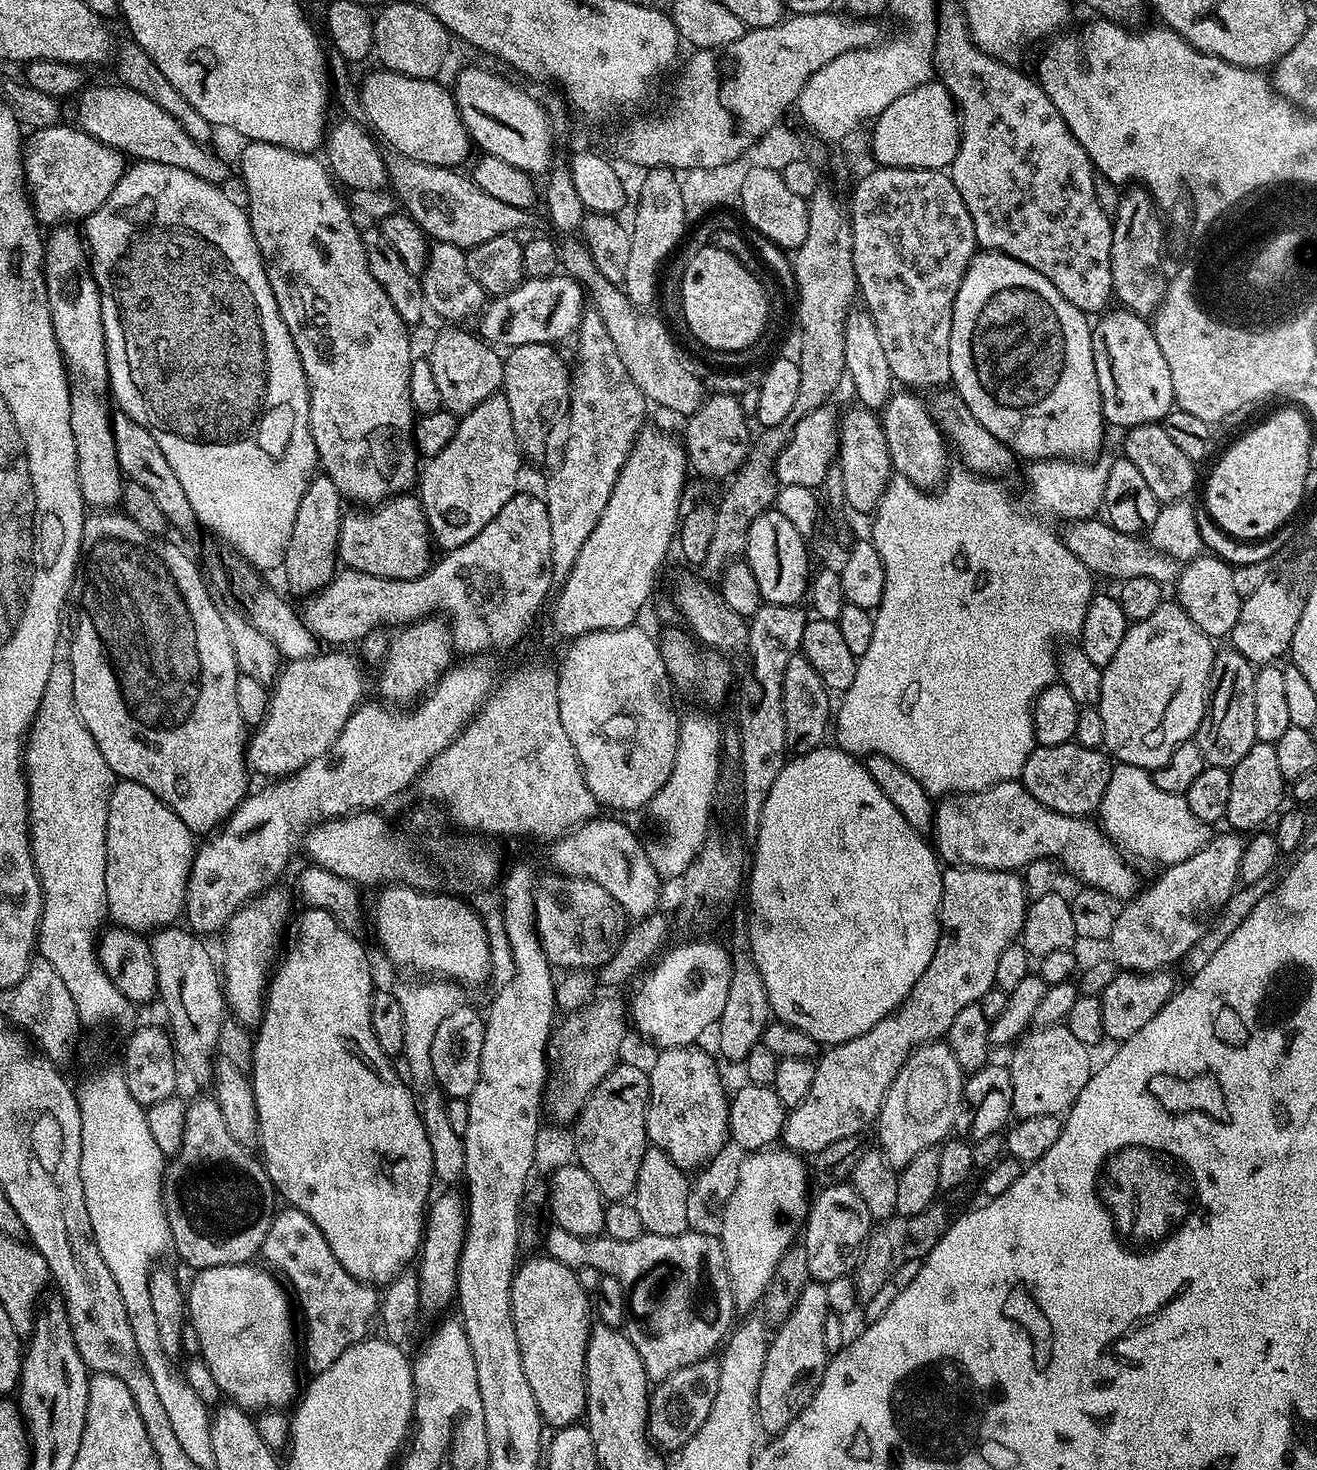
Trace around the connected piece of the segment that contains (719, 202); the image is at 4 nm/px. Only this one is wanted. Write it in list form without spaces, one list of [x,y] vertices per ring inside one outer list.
[[[784,124],[771,127],[739,156],[734,162],[722,166],[696,167],[675,169],[678,188],[682,195],[683,209],[686,210],[689,221],[695,222],[714,208],[739,207],[741,200],[740,188],[751,169],[774,169],[780,171],[787,163],[796,162],[805,157],[801,140]]]

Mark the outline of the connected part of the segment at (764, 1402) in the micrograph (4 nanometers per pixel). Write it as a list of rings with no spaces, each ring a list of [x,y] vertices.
[[[810,1282],[802,1290],[794,1310],[790,1310],[790,1314],[778,1325],[771,1337],[756,1395],[756,1418],[759,1427],[763,1431],[765,1428],[768,1434],[784,1432],[786,1426],[790,1426],[796,1415],[812,1401],[812,1396],[820,1385],[830,1359],[824,1337],[829,1311],[825,1285]]]

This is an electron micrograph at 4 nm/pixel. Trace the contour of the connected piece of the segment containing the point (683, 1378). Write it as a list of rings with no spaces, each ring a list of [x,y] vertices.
[[[719,1359],[699,1360],[690,1366],[682,1366],[682,1370],[674,1370],[674,1374],[651,1389],[648,1397],[648,1435],[661,1449],[683,1448],[698,1426],[706,1422],[706,1414],[710,1414],[710,1406],[714,1406],[714,1394],[718,1394],[719,1373]]]

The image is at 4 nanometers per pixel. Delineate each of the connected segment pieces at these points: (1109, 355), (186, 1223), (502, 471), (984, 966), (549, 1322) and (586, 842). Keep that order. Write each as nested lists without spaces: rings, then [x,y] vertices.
[[[1127,310],[1112,311],[1105,311],[1092,329],[1094,370],[1098,374],[1104,419],[1109,425],[1117,424],[1120,430],[1163,421],[1165,414],[1174,407],[1174,382],[1170,382],[1170,366],[1166,366],[1166,358],[1162,358],[1158,338],[1154,338],[1151,323],[1145,317]]]
[[[208,1098],[208,1100],[196,1100],[188,1104],[186,1126],[184,1127],[184,1134],[182,1136],[182,1146],[178,1154],[171,1157],[170,1163],[167,1165],[164,1173],[164,1213],[168,1219],[170,1234],[172,1235],[171,1247],[174,1249],[174,1252],[176,1248],[177,1254],[192,1267],[192,1270],[213,1268],[214,1266],[247,1264],[255,1261],[257,1259],[255,1256],[259,1257],[261,1255],[264,1247],[264,1239],[266,1238],[266,1230],[270,1230],[273,1215],[278,1208],[278,1205],[276,1205],[278,1196],[272,1187],[272,1179],[269,1178],[263,1163],[261,1163],[257,1157],[255,1160],[248,1151],[249,1149],[245,1147],[245,1145],[234,1142],[230,1130],[226,1130],[226,1121],[222,1119],[222,1110],[217,1106],[215,1099]]]
[[[504,393],[484,399],[459,421],[454,437],[438,455],[423,463],[418,474],[420,502],[427,514],[433,541],[443,551],[457,549],[474,538],[519,487],[522,450],[514,430],[509,400]]]
[[[948,866],[943,869],[942,898],[940,899],[940,937],[934,950],[934,958],[930,958],[930,966],[914,982],[910,994],[896,1011],[891,1012],[882,1022],[870,1026],[866,1034],[841,1044],[831,1045],[815,1061],[814,1083],[806,1098],[796,1108],[787,1113],[784,1122],[783,1147],[797,1153],[815,1154],[830,1142],[838,1142],[838,1138],[850,1138],[861,1135],[867,1124],[875,1125],[880,1115],[880,1107],[902,1066],[912,1053],[924,1044],[931,1044],[947,1037],[950,1022],[966,1006],[979,1004],[982,994],[990,990],[996,982],[998,974],[998,957],[1002,950],[1010,946],[1019,937],[1024,927],[1026,897],[1023,879],[1016,872],[995,872],[985,868],[969,868],[967,866]]]
[[[547,1254],[539,1255],[525,1264],[523,1261],[512,1277],[512,1317],[522,1354],[522,1370],[526,1370],[526,1382],[530,1382],[534,1402],[538,1402],[540,1419],[545,1425],[558,1429],[577,1423],[585,1415],[588,1406],[586,1350],[590,1331],[590,1296],[582,1290],[573,1269],[552,1260]]]
[[[593,818],[560,837],[549,847],[552,849],[548,852],[548,860],[559,875],[598,882],[598,886],[622,906],[625,916],[633,921],[643,920],[657,911],[661,878],[654,870],[642,840],[640,844],[639,838],[622,821],[600,819]]]

